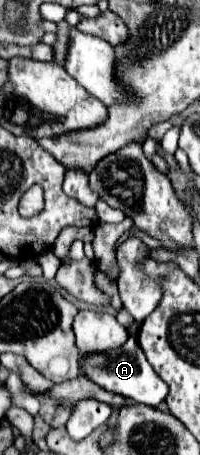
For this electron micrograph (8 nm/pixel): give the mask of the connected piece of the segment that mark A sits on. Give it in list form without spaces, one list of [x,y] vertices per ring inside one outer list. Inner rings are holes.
[[[129,338],[121,348],[115,348],[115,350],[109,350],[109,352],[87,354],[87,356],[83,356],[79,360],[79,366],[81,366],[81,372],[89,380],[99,384],[101,388],[111,390],[115,394],[121,394],[125,398],[131,398],[131,400],[135,400],[139,404],[157,406],[167,396],[167,384],[155,374],[155,370],[151,368],[147,358],[143,356],[143,350],[139,348],[135,338]]]

